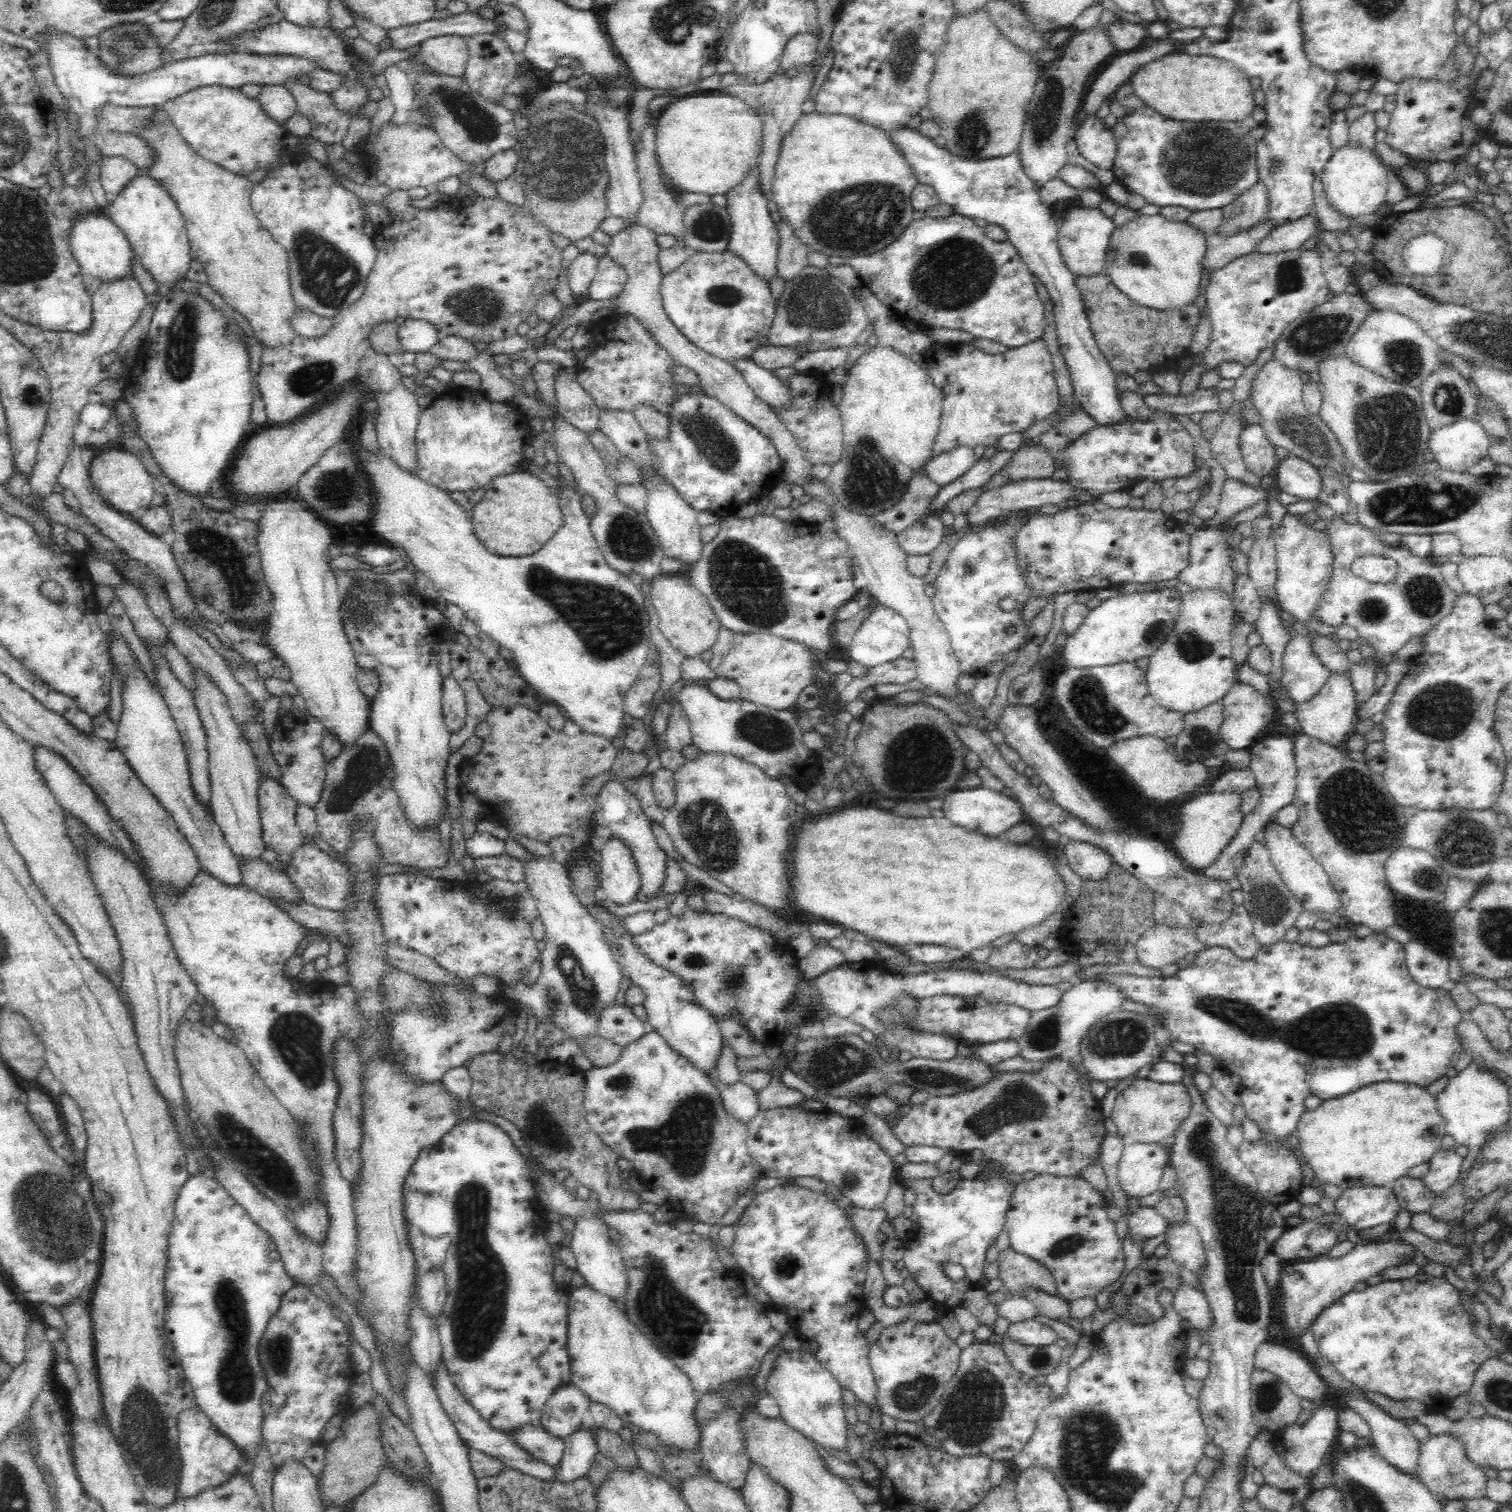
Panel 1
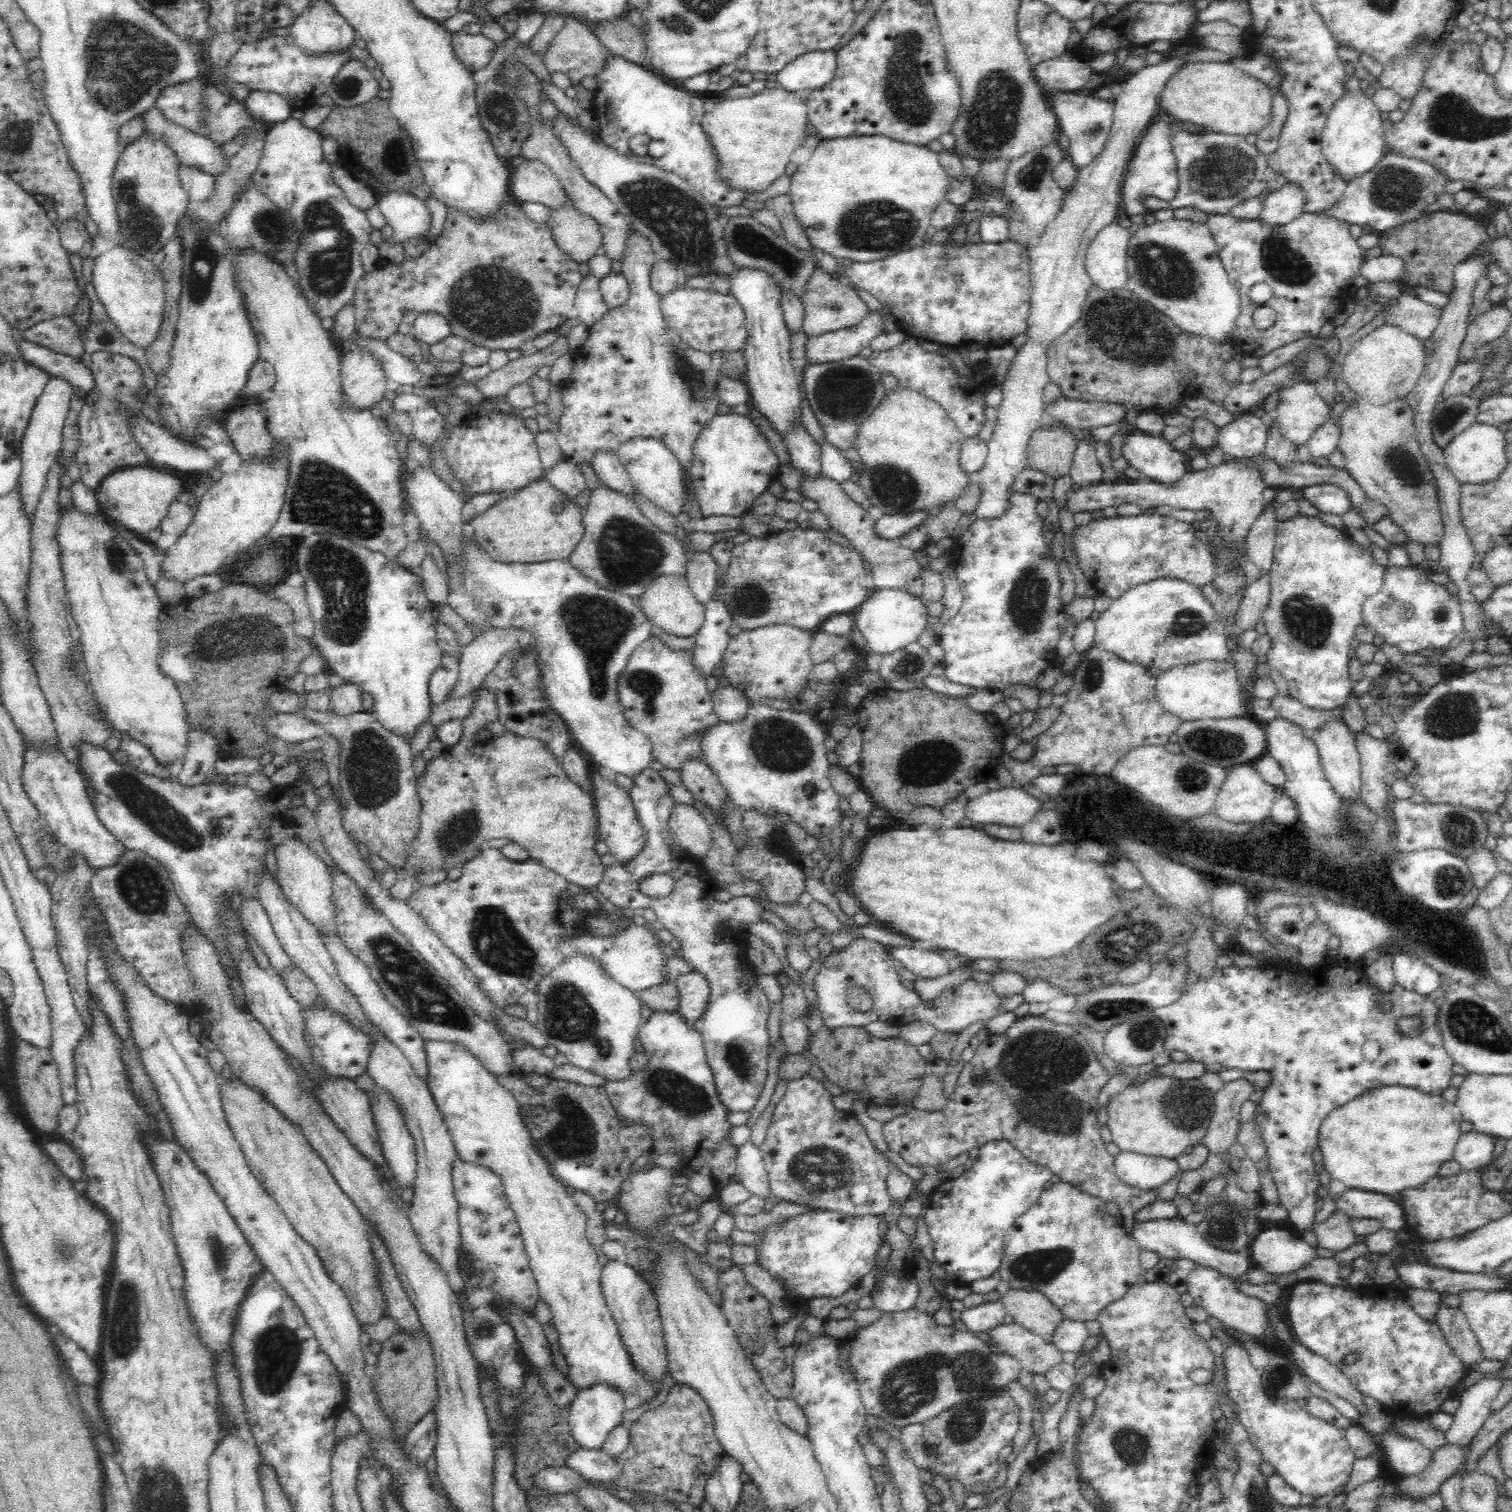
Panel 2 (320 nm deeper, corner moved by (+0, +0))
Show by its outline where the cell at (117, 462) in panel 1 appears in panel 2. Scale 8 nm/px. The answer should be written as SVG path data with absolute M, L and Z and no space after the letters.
M133 466L116 470L95 490L99 502L100 513L118 520L133 533L145 535L159 528L160 523L167 515L169 506L183 496L181 481L170 474L160 472L154 466Z

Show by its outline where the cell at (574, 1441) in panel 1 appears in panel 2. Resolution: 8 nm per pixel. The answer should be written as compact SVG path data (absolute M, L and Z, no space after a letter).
M596 1382L587 1389L579 1389L569 1408L569 1427L572 1437L582 1449L600 1450L612 1430L624 1423L622 1414L626 1410L625 1398L625 1394L619 1388L603 1382Z

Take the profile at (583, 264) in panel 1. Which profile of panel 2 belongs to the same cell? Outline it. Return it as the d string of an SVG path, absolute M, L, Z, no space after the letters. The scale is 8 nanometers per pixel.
M592 273L580 281L574 306L575 315L588 326L598 322L610 309L599 289L599 280Z

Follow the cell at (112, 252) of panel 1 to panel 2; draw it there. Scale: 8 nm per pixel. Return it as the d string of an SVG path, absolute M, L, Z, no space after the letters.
M124 246L113 247L95 258L92 280L97 297L120 333L133 346L148 350L160 334L165 303L163 274L152 259Z

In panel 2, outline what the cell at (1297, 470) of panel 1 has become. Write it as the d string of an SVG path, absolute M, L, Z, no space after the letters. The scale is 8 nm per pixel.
M1334 484L1308 486L1302 490L1302 499L1309 500L1321 513L1341 516L1352 509L1348 493Z

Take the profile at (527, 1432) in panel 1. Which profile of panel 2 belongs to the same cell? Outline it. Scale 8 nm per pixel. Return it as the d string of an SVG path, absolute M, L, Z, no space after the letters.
M602 1448L578 1449L567 1456L565 1466L579 1472L584 1478L596 1482L617 1481L622 1476L622 1467Z

